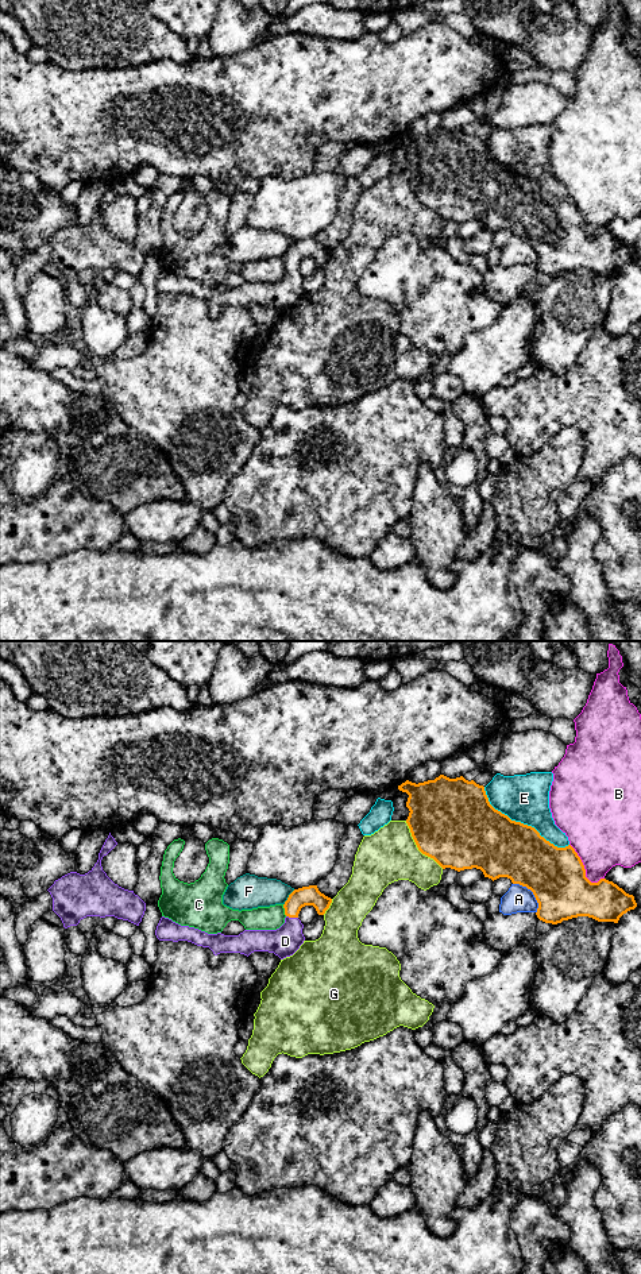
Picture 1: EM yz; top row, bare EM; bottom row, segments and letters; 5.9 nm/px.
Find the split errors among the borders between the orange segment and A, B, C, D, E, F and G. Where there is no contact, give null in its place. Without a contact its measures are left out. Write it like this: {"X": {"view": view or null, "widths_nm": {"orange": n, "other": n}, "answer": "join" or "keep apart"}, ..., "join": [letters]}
{"A": {"view": "yz", "widths_nm": {"orange": 340, "other": 160}, "answer": "keep apart"}, "B": {"view": "yz", "widths_nm": {"orange": 340, "other": 400}, "answer": "keep apart"}, "C": {"view": "yz", "widths_nm": {"orange": 120, "other": 140}, "answer": "keep apart"}, "D": {"view": "yz", "widths_nm": {"orange": 120, "other": 180}, "answer": "join"}, "E": {"view": "yz", "widths_nm": {"orange": 380, "other": 280}, "answer": "keep apart"}, "F": {"view": "yz", "widths_nm": {"orange": 120, "other": 200}, "answer": "keep apart"}, "G": {"view": "yz", "widths_nm": {"orange": 480, "other": 320}, "answer": "keep apart"}, "join": ["D"]}

